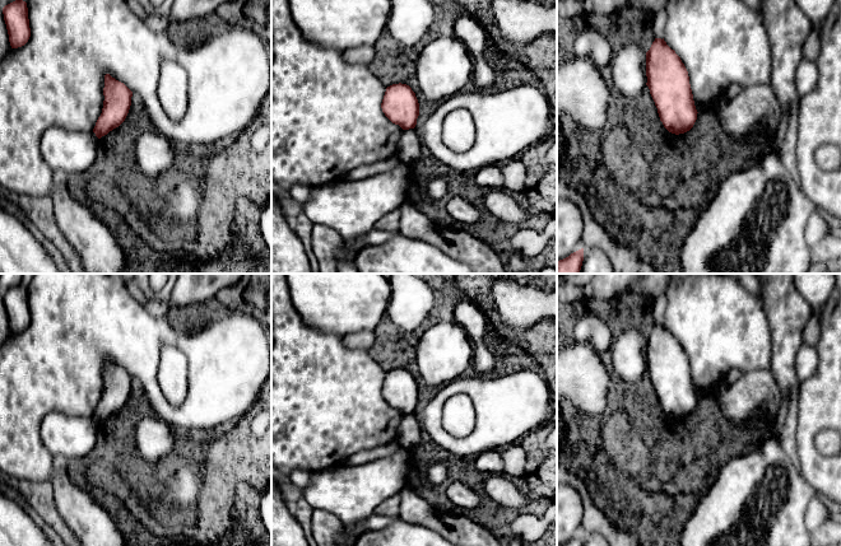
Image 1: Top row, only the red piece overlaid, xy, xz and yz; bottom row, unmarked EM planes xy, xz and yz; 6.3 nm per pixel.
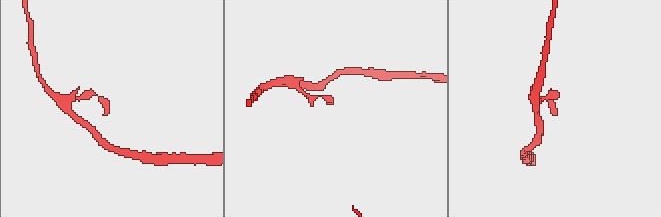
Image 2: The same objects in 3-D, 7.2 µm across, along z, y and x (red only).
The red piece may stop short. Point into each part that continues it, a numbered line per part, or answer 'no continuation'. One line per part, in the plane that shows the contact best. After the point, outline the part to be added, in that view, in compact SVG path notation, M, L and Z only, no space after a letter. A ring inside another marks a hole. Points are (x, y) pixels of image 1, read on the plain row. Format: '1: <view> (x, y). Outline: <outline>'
no continuation

